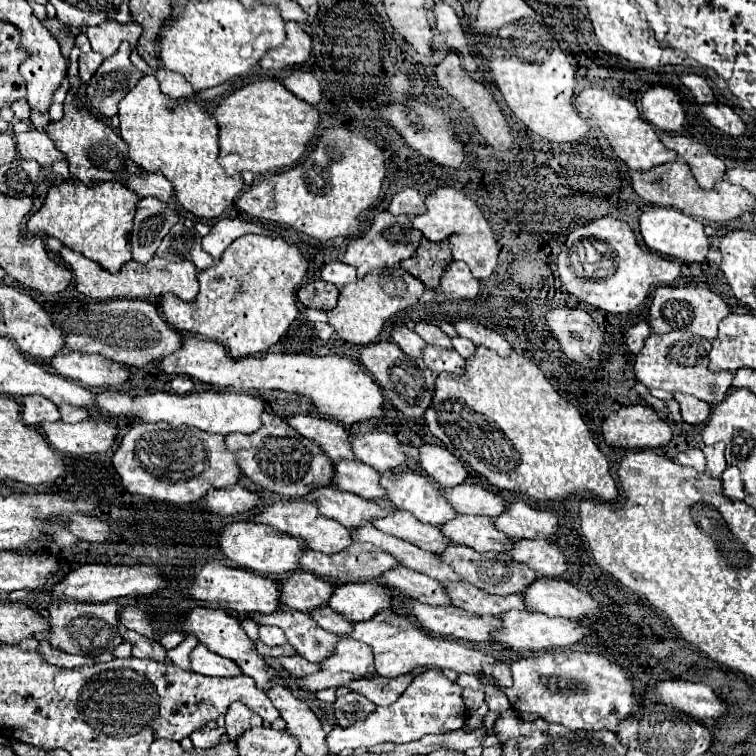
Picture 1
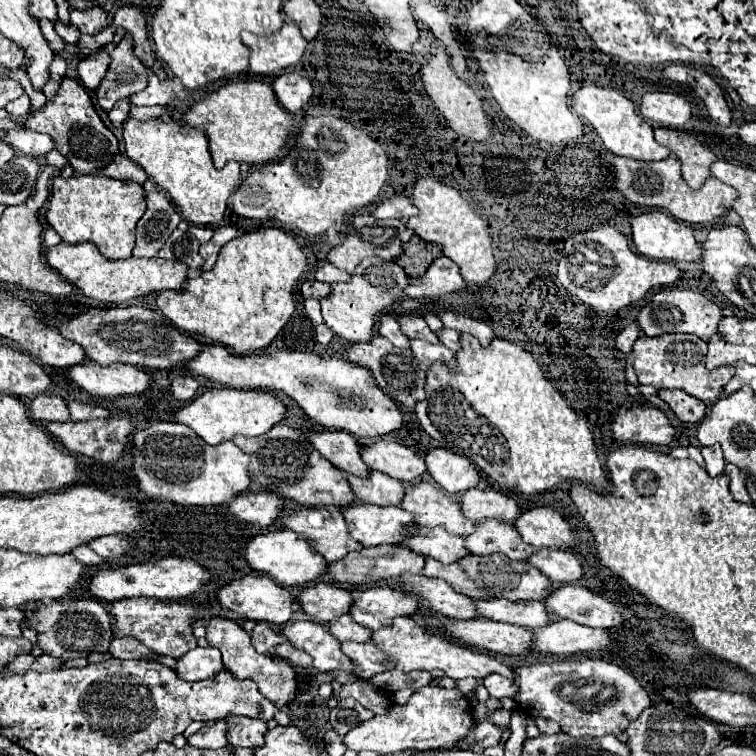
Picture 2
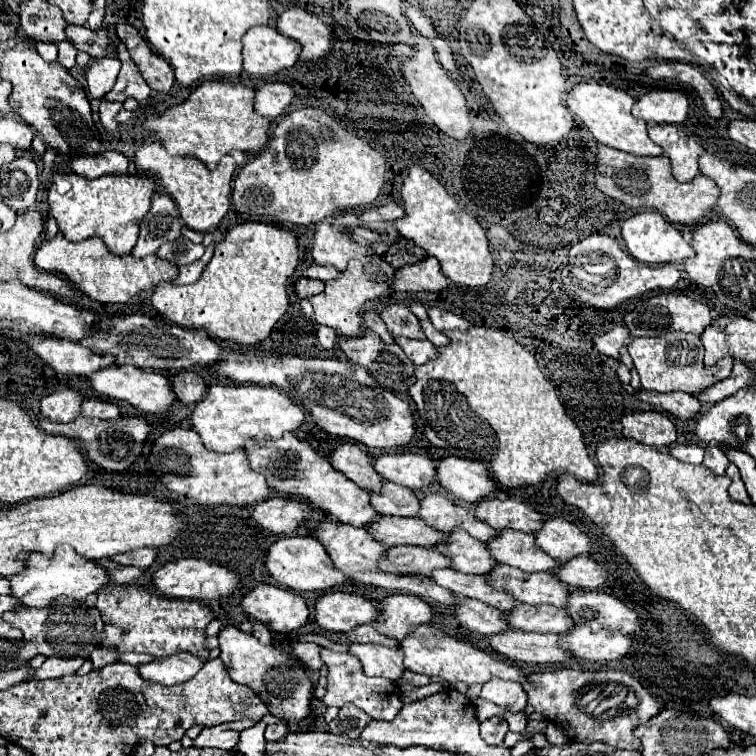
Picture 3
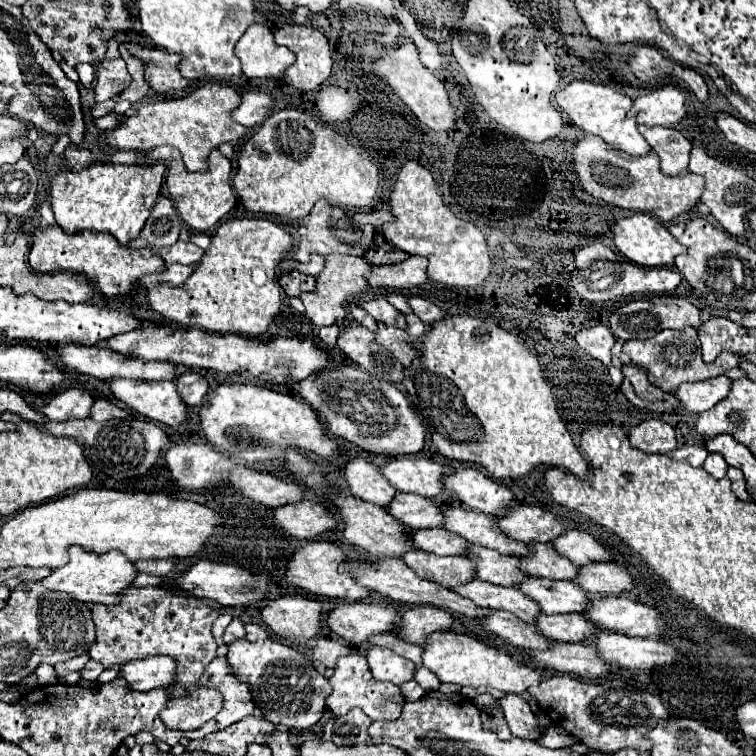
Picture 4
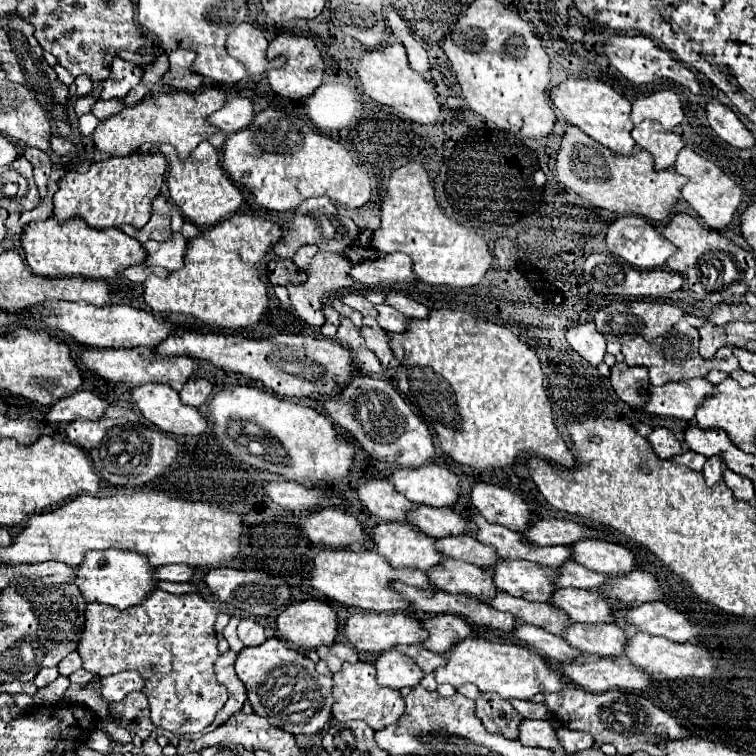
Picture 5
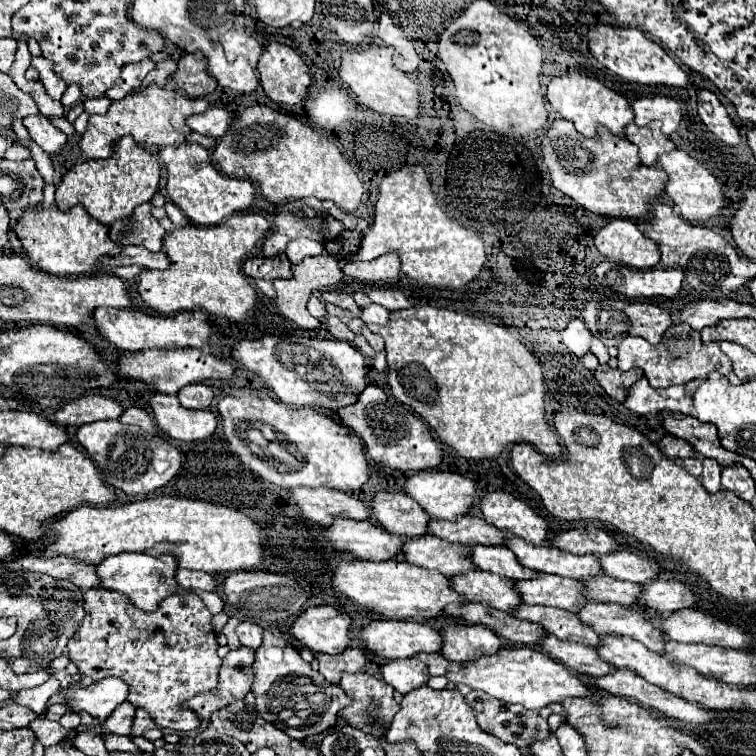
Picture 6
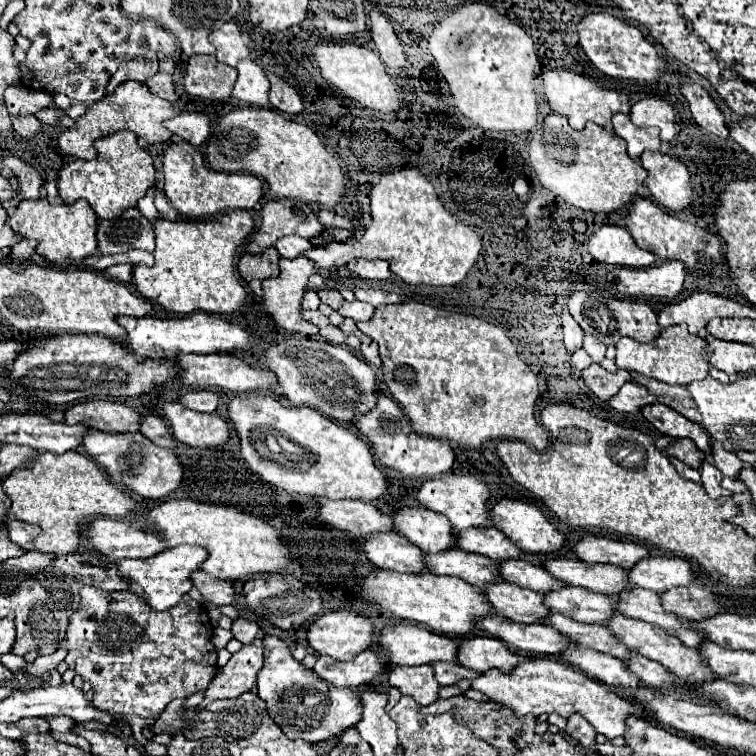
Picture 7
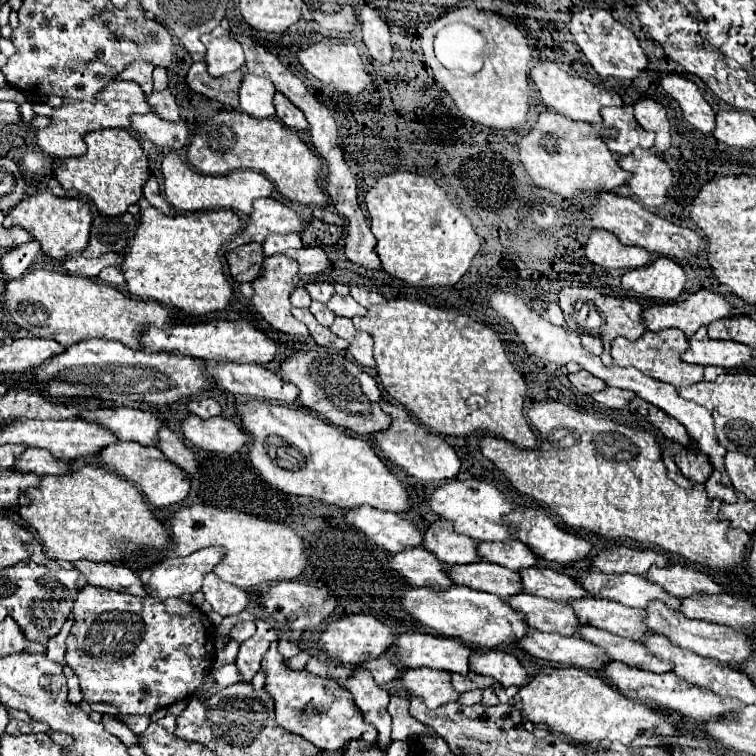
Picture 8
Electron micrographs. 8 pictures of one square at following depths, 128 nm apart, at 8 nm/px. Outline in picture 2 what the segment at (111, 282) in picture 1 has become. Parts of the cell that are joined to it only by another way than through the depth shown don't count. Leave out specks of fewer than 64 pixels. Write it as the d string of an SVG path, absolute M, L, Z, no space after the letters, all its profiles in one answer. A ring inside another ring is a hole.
M84 242L84 244L56 244L54 248L46 250L46 260L52 268L56 268L64 278L74 282L88 298L100 300L100 302L110 302L110 304L124 304L132 298L146 296L152 292L162 292L162 290L182 290L186 284L188 276L188 266L172 260L162 260L162 258L128 258L128 260L106 260L94 244Z

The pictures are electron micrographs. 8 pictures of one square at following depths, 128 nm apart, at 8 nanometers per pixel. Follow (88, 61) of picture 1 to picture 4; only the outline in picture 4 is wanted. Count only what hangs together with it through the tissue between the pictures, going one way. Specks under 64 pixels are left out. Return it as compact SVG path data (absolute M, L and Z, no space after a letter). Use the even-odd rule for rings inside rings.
M122 58L118 60L102 60L96 64L96 82L94 82L94 98L96 102L104 102L108 98L118 96L128 84L130 74L126 70L126 62Z

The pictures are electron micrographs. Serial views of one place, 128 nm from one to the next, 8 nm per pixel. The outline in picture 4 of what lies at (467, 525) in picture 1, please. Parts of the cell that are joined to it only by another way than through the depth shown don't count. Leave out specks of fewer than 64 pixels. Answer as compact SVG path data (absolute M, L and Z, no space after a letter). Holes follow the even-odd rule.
M526 544L528 554L520 556L520 570L528 576L544 576L554 580L572 580L576 576L576 566L558 556L550 544Z

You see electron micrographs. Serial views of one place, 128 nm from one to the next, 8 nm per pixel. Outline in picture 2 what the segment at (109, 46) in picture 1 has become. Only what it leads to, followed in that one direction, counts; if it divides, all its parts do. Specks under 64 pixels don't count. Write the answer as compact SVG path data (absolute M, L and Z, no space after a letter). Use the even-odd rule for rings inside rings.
M92 8L90 12L72 12L70 10L70 22L82 32L82 34L90 34L96 36L98 32L102 32L108 24L108 12L102 8Z

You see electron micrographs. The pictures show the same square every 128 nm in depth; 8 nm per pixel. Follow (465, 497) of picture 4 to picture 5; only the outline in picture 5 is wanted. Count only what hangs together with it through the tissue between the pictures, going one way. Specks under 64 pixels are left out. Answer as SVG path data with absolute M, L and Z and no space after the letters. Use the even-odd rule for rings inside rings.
M476 482L470 490L470 504L488 520L522 532L530 522L530 510L524 500L496 484Z

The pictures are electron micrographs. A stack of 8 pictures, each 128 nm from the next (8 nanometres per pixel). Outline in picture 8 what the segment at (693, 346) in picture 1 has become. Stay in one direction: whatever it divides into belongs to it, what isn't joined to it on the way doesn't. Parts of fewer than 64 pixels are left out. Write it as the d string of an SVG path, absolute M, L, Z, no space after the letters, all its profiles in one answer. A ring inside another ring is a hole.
M668 328L664 332L646 332L640 340L630 342L626 338L614 338L612 340L612 360L618 366L634 366L640 372L644 372L650 378L656 378L660 382L672 384L678 390L692 386L704 378L704 366L700 364L688 364L682 360L682 354L688 350L688 336L680 332L678 328Z

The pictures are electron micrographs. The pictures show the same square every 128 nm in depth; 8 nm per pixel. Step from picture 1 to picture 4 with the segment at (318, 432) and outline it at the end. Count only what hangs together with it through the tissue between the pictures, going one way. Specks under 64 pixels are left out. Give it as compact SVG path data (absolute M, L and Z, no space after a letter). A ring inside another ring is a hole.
M360 456L348 460L348 464L344 466L344 476L354 496L378 504L382 508L386 508L392 496L396 494L396 488L392 488L388 480L384 480L380 468Z

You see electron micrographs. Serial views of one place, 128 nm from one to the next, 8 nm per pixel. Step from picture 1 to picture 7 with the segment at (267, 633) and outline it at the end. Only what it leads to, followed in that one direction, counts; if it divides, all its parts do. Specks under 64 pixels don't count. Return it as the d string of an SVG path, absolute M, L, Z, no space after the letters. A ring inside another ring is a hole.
M238 618L234 624L232 624L232 634L236 640L240 640L242 644L252 644L256 640L256 634L258 634L258 624L252 622L252 620L244 620L244 618Z

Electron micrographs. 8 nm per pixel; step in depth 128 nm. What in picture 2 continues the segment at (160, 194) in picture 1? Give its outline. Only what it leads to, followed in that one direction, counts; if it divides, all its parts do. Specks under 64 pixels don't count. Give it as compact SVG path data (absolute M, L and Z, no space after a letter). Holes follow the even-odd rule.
M120 154L112 164L108 164L108 168L104 168L102 174L108 176L108 178L116 178L116 180L138 182L138 184L142 184L142 186L144 186L144 182L152 180L152 178L144 172L144 168L140 168L140 164L128 160L128 158L122 156L122 154Z

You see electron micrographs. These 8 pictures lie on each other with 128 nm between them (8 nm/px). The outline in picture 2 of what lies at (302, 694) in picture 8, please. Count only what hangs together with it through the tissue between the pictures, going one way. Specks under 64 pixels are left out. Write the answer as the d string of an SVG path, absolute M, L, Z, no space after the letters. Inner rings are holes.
M210 618L208 626L206 626L206 640L210 646L216 646L222 652L222 662L226 666L226 670L230 670L236 678L250 678L256 682L258 690L262 696L266 696L270 702L274 702L278 708L282 708L284 704L288 704L294 698L296 692L296 672L294 668L274 656L266 656L254 650L250 636L244 632L244 628L228 618Z

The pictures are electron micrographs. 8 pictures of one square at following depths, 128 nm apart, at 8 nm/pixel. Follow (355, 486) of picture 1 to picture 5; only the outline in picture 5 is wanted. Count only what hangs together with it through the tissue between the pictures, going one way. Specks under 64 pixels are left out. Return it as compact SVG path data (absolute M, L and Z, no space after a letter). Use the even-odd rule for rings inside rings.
M416 504L416 508L406 514L406 520L432 538L468 534L474 530L468 520L452 508L432 508L426 504Z

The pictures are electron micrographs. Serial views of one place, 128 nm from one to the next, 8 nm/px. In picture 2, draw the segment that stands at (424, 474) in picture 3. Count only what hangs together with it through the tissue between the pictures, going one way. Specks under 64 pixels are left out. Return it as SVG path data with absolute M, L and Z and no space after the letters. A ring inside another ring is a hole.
M382 438L370 446L364 446L362 460L370 470L380 470L402 482L414 480L422 476L426 470L424 458L416 456L414 450L390 438Z

